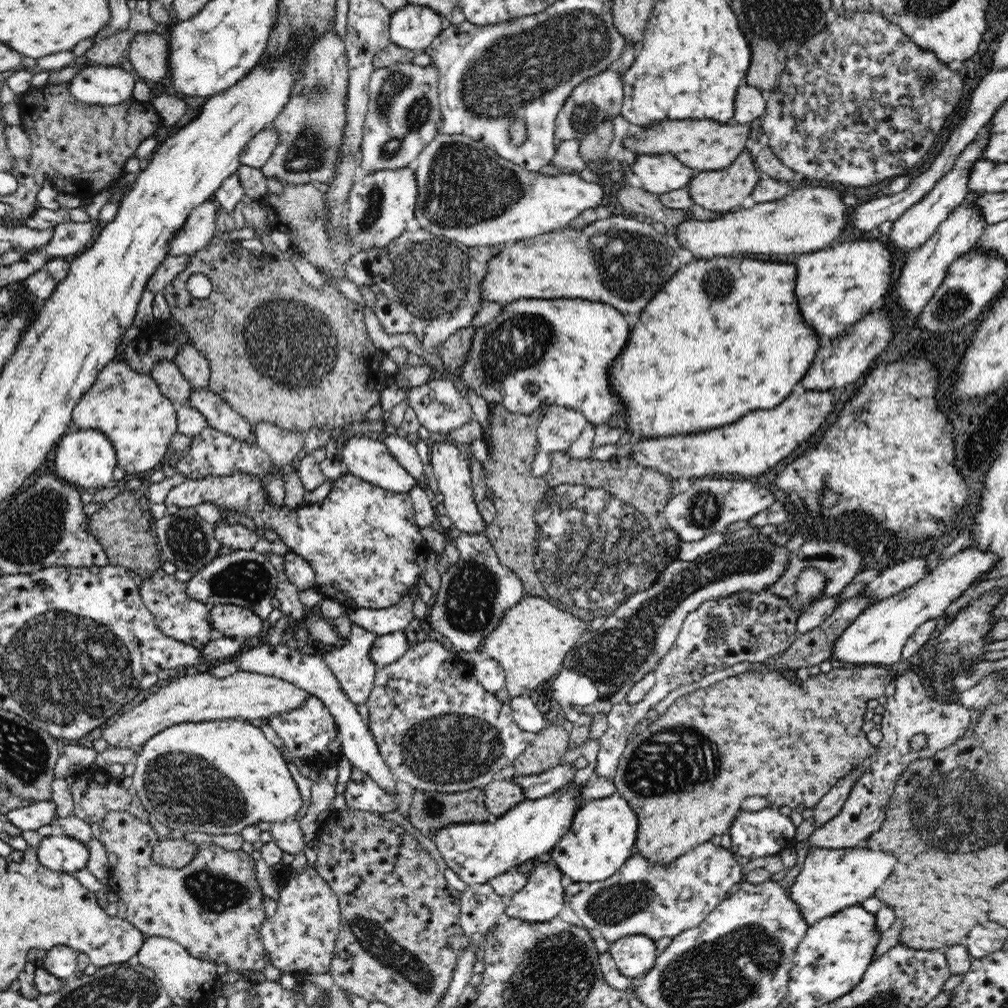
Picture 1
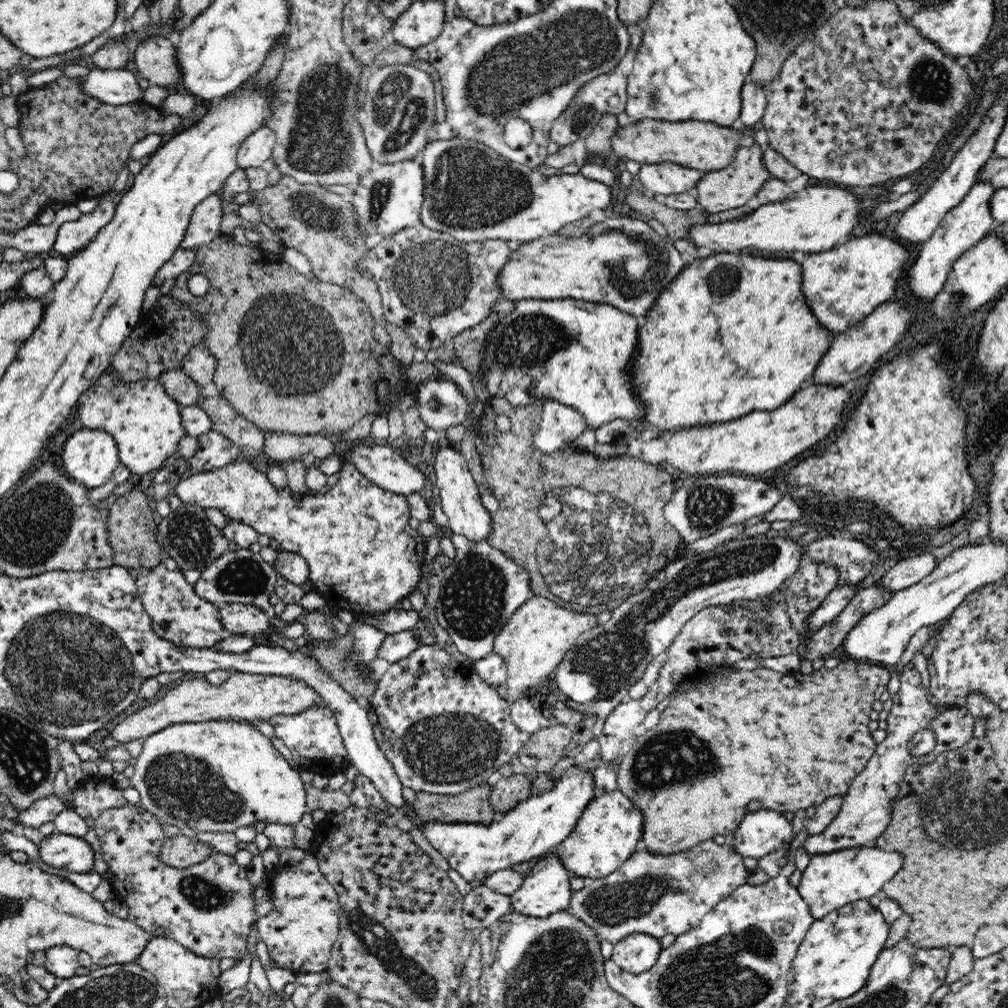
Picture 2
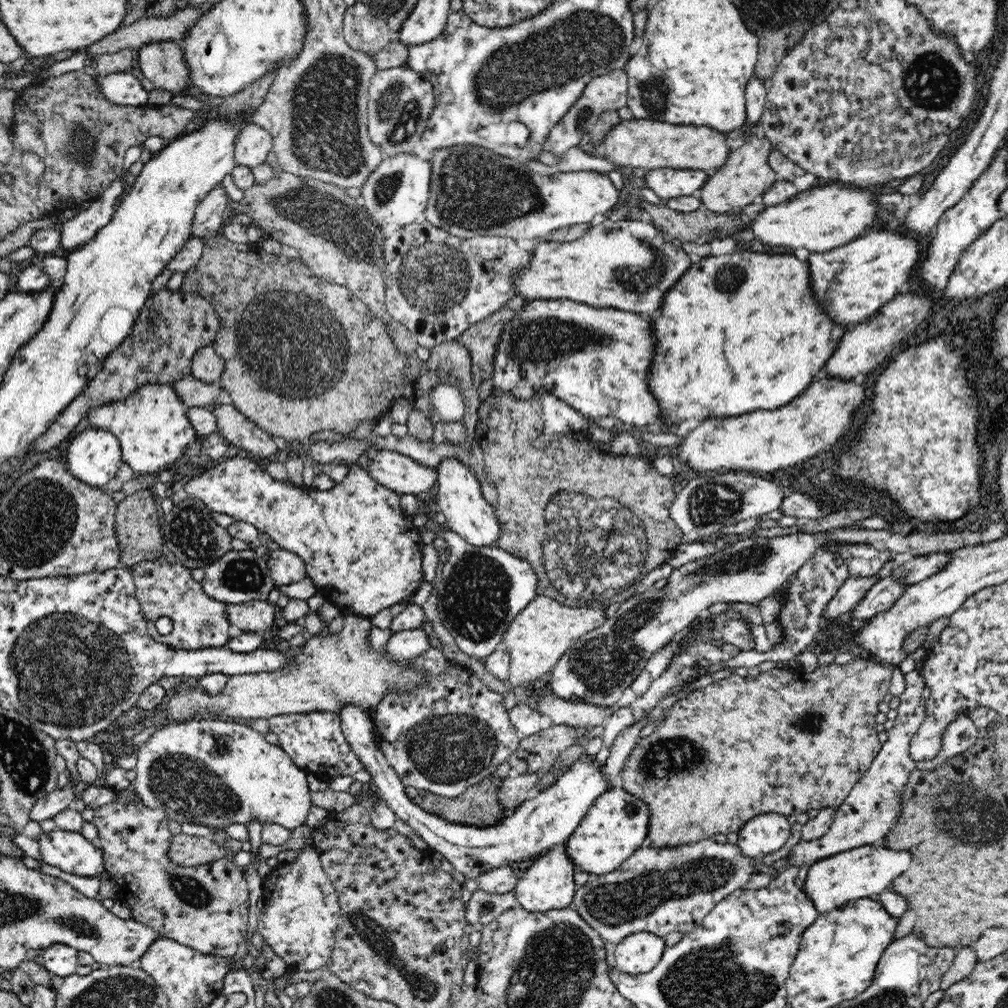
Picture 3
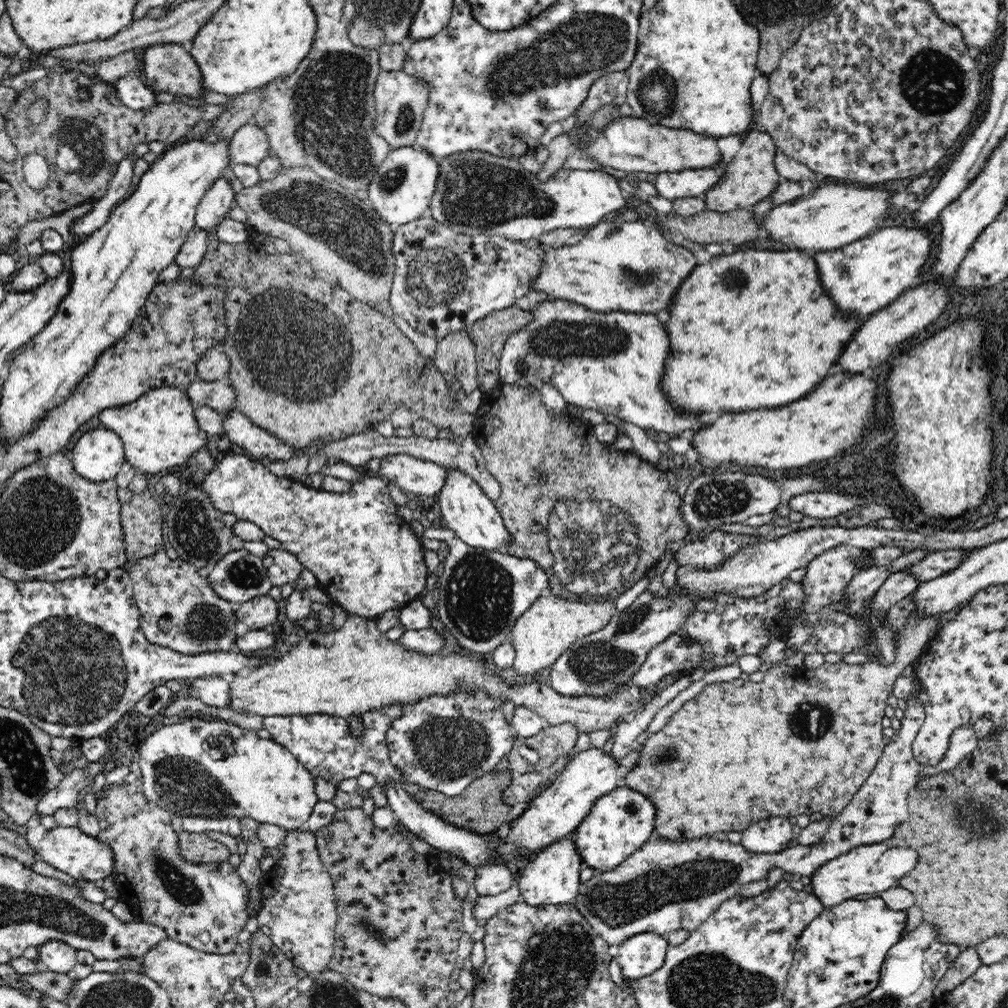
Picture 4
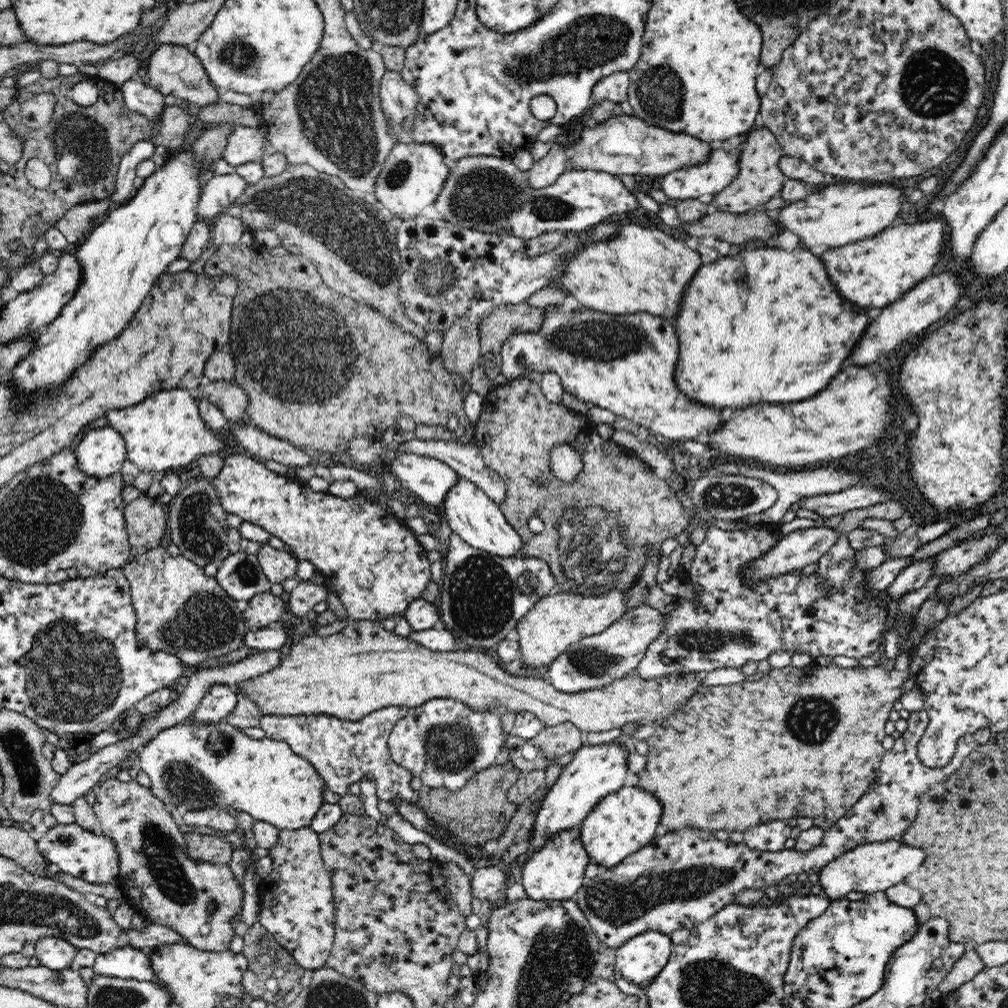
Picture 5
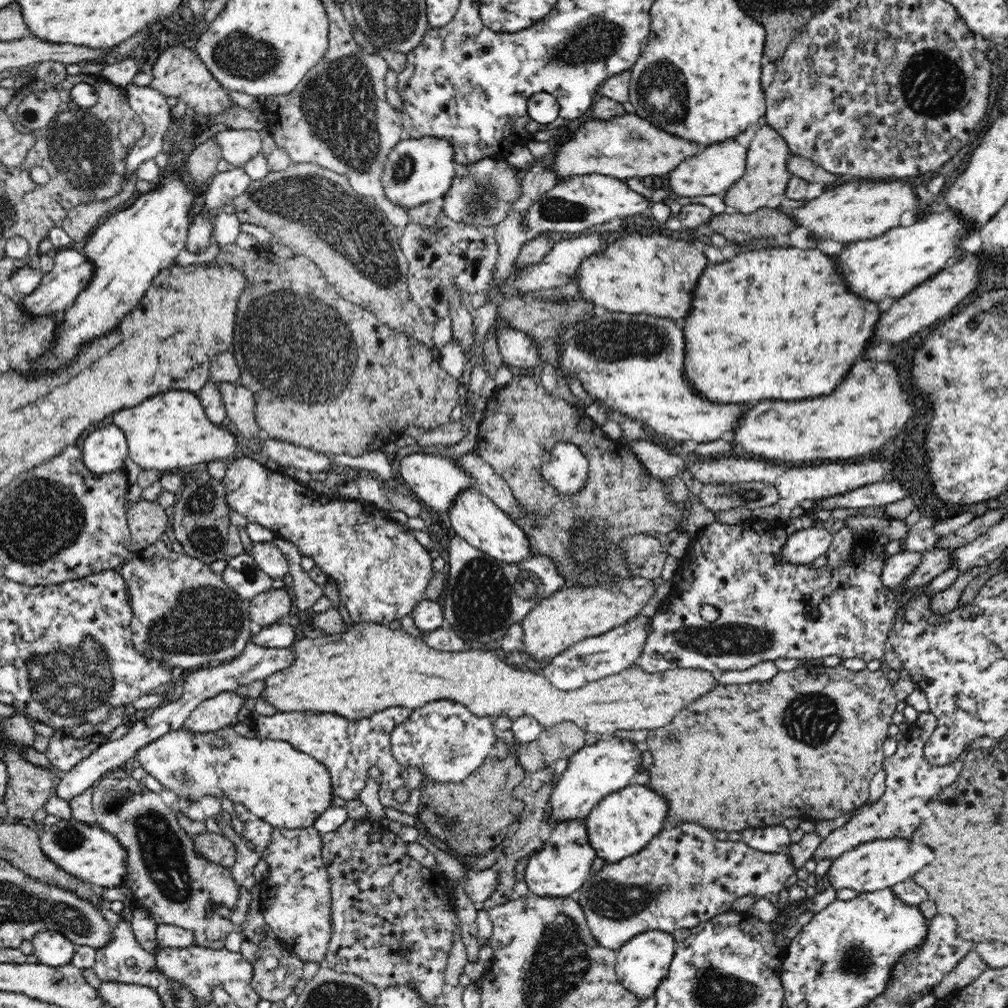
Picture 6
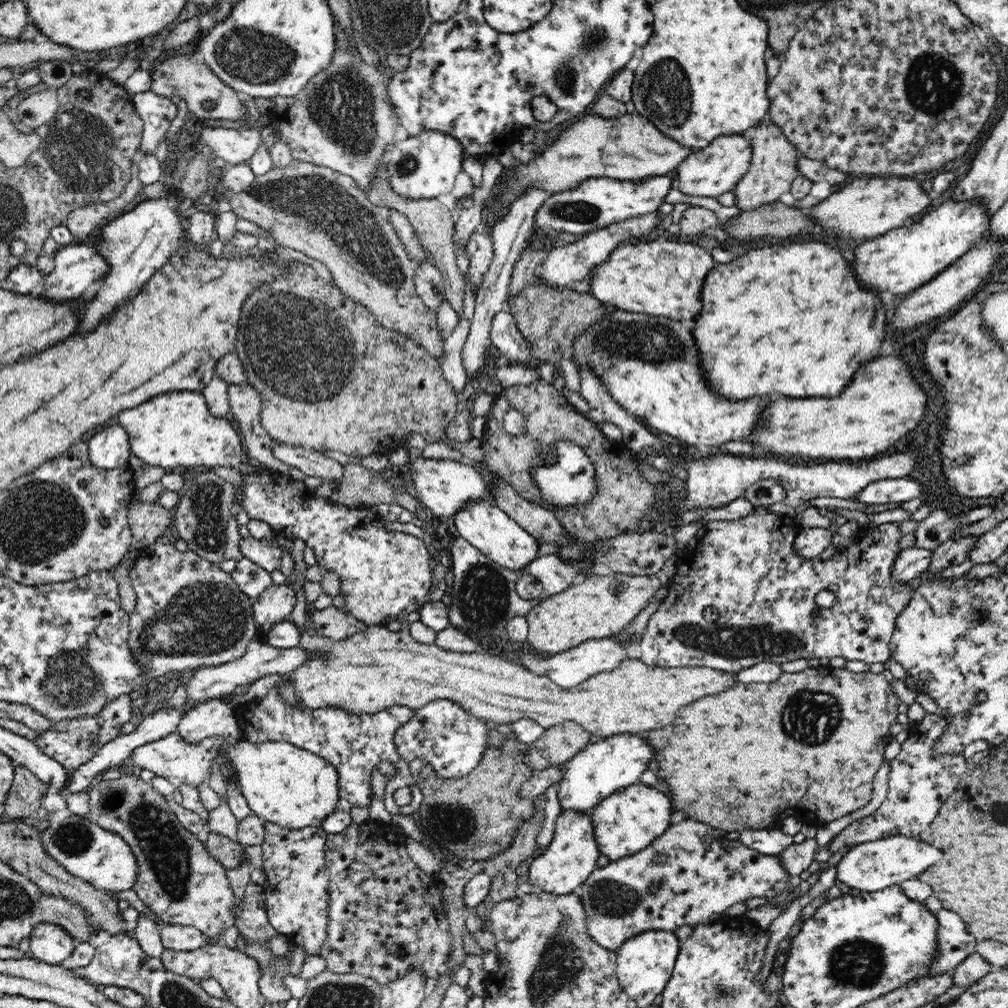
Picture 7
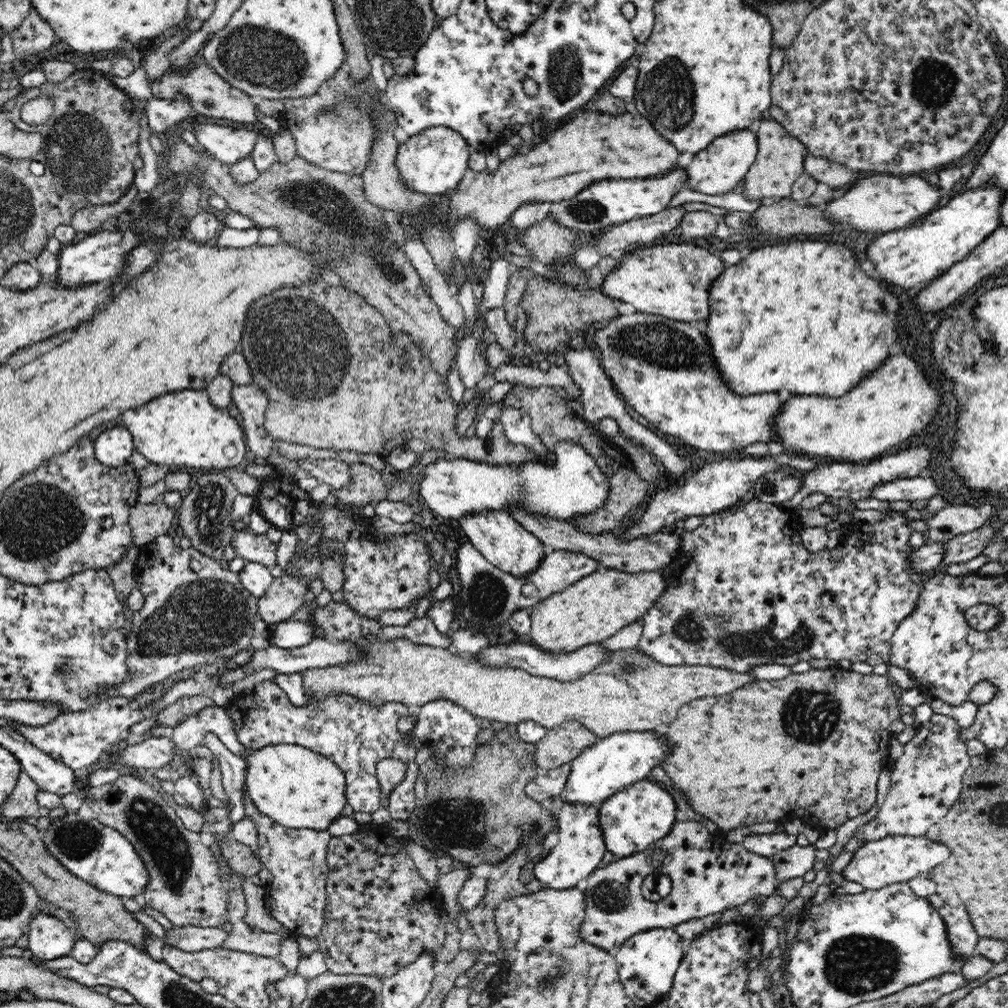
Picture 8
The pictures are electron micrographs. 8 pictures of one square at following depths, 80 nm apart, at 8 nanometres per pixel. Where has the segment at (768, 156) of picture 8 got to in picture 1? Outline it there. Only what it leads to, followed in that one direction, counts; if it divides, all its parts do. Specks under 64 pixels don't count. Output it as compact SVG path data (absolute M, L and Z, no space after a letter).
M744 149L733 161L731 165L720 170L699 171L696 176L692 176L688 182L688 194L692 200L704 208L714 212L724 213L741 206L744 198L752 194L752 190L758 182L758 172L752 162L750 153L752 150Z

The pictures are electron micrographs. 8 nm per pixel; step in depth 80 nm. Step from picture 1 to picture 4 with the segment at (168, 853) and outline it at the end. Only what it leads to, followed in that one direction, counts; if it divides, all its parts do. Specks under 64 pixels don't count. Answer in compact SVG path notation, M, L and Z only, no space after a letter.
M178 833L179 856L189 864L222 863L231 856L228 848L205 833Z

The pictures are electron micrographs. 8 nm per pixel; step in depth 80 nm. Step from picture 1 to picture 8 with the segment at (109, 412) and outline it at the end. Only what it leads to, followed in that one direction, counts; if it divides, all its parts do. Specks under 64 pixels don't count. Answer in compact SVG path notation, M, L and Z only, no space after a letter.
M184 389L166 393L140 408L132 408L122 414L122 426L132 433L134 450L142 453L150 463L166 465L171 468L187 466L190 468L232 468L242 460L250 460L242 427L225 410L216 409L208 398L205 389Z

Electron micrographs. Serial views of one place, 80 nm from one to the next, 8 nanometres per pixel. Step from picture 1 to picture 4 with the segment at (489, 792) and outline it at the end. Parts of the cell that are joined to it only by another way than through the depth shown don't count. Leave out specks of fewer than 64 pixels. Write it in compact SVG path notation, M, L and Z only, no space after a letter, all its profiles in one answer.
M539 773L514 775L510 785L504 790L503 801L511 806L508 817L514 819L526 810L532 792L543 784L543 777Z

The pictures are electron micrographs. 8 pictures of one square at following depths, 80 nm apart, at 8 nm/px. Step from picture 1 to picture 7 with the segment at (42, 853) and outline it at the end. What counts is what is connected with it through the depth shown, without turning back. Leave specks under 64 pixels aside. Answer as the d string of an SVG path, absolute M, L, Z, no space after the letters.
M67 813L60 820L50 821L50 826L41 833L45 852L56 860L66 871L97 889L106 892L128 890L134 880L138 867L136 858L126 841L115 832L104 830L91 819Z

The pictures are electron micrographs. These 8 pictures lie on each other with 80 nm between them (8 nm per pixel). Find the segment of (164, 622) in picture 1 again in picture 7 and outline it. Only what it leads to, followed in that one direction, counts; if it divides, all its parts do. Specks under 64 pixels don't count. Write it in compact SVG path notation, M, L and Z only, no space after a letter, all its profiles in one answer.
M165 535L140 550L139 556L128 567L128 576L136 594L136 605L129 613L129 647L147 678L165 678L186 668L196 671L201 667L232 662L246 652L257 636L257 622L252 610L254 600L234 584L230 573L219 569L218 563L200 558L190 549L178 551Z

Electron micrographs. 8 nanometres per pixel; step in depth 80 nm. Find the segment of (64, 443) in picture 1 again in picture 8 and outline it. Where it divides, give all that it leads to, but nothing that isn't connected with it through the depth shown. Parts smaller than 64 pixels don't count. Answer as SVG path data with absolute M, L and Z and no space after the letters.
M124 426L106 429L92 441L92 447L100 464L110 468L122 467L134 452L132 433Z

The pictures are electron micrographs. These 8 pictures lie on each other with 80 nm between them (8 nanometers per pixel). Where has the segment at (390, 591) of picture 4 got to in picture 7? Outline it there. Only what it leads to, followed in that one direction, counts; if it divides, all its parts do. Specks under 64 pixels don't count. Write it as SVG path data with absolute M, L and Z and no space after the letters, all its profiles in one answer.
M255 466L254 470L250 470L242 475L242 484L240 486L234 487L234 500L236 500L236 504L238 504L242 511L246 512L250 519L260 520L269 524L272 527L272 530L276 533L276 535L282 535L288 539L295 540L296 538L300 538L304 541L306 547L310 547L312 551L314 551L315 561L320 568L323 568L324 571L332 571L340 577L340 590L339 594L342 595L342 598L346 602L346 606L348 610L350 610L350 614L356 618L357 621L366 623L367 625L386 625L388 619L394 618L405 618L410 612L418 611L420 606L424 604L424 597L429 594L430 582L432 582L432 569L433 562L430 553L428 553L428 549L426 549L426 545L424 545L424 541L418 539L417 537L413 537L409 533L393 531L384 526L384 520L382 517L378 515L378 512L374 510L373 507L368 505L353 505L348 506L340 503L336 503L329 498L324 498L322 495L316 493L312 489L308 489L306 487L304 481L299 481L293 479L289 475L284 475L278 472L271 472L266 468L262 468L261 466Z

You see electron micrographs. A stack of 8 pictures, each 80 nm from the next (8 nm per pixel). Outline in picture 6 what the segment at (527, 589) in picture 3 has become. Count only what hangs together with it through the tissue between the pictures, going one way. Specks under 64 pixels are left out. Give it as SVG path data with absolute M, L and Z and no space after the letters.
M458 535L451 538L448 553L446 577L441 594L444 598L443 617L448 628L456 632L462 640L472 642L474 646L499 642L511 624L520 623L533 608L536 608L537 604L540 604L542 599L552 596L565 584L564 577L558 573L554 561L546 556L532 556L516 564L508 564L474 548Z

